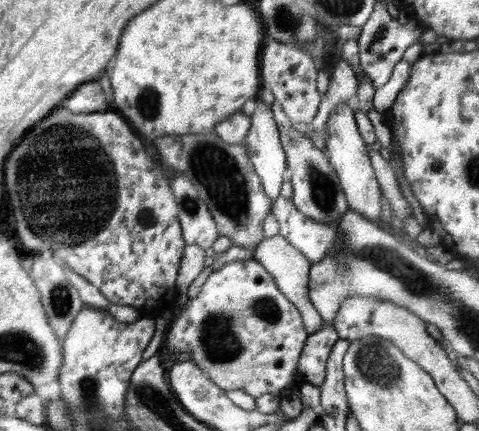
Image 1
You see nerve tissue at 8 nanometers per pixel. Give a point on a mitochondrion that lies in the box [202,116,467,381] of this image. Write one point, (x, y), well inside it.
(324, 192)

